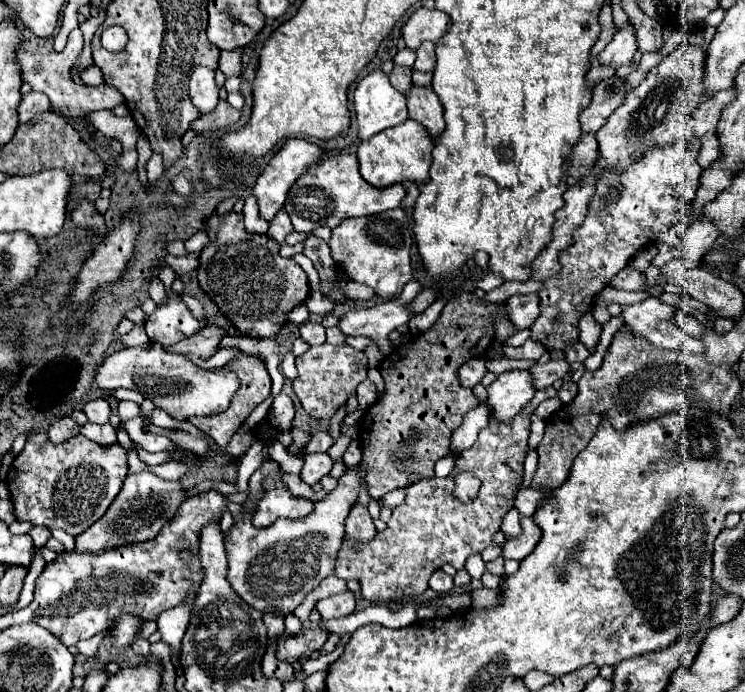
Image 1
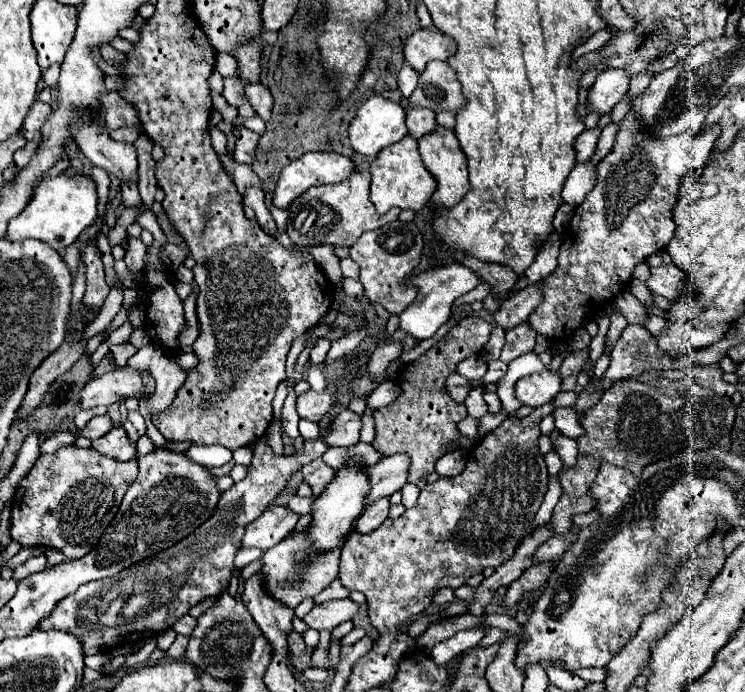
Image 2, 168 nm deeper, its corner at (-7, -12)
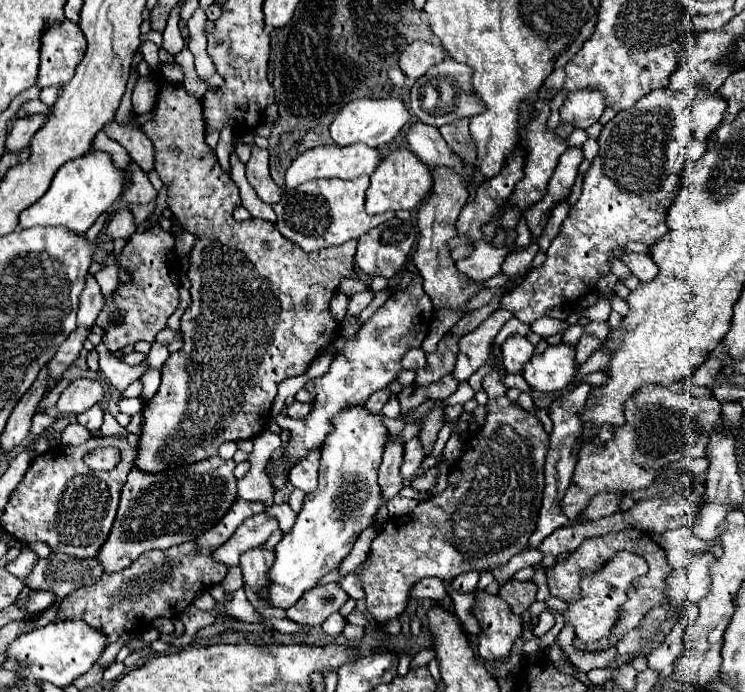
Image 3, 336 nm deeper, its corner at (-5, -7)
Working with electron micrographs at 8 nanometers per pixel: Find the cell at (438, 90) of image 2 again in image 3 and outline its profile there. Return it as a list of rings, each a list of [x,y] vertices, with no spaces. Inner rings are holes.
[[[446,59],[434,67],[430,67],[422,77],[418,77],[414,81],[414,85],[410,89],[410,99],[408,99],[410,109],[422,123],[428,123],[434,127],[482,113],[484,107],[476,101],[476,97],[472,93],[470,75],[472,75],[472,69],[454,59]]]

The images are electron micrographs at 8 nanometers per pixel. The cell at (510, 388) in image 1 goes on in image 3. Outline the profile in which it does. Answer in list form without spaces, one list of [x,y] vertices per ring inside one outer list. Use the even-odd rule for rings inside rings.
[[[564,343],[556,347],[546,347],[544,353],[532,357],[522,371],[522,377],[530,385],[530,389],[540,393],[552,393],[564,389],[572,377],[576,375],[574,363],[574,347]]]

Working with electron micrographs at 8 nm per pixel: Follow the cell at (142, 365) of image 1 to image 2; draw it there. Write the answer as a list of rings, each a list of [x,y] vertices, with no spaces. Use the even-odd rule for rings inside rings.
[[[122,368],[112,370],[104,376],[94,376],[88,384],[80,390],[80,408],[96,408],[96,406],[110,406],[120,402],[126,396],[140,398],[144,392],[144,378],[138,370]]]

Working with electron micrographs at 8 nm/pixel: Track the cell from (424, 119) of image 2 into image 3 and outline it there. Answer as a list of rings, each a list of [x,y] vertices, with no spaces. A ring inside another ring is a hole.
[[[422,121],[412,123],[408,135],[408,145],[410,149],[428,165],[428,167],[438,167],[446,165],[456,171],[462,171],[462,163],[456,159],[456,155],[448,149],[444,137],[440,131],[432,125],[426,125]]]

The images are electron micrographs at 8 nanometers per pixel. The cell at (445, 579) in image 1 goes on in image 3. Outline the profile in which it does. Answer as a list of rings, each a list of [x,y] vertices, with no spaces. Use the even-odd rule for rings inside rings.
[[[426,577],[426,579],[418,581],[418,585],[414,585],[412,597],[416,597],[416,599],[442,601],[442,599],[446,597],[446,585],[444,585],[444,581],[440,581],[440,579]]]

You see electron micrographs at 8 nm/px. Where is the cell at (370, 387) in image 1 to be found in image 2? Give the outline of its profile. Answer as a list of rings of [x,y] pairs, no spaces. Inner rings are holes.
[[[386,380],[386,382],[382,382],[372,394],[370,394],[370,398],[368,398],[368,404],[372,406],[372,408],[380,408],[380,406],[386,406],[386,404],[392,404],[398,396],[402,394],[402,390],[400,390],[400,386],[396,384],[396,380]]]

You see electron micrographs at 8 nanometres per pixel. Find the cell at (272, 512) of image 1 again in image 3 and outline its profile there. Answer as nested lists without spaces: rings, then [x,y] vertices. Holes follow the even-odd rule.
[[[266,511],[264,513],[258,513],[254,517],[248,517],[238,529],[236,533],[220,547],[214,551],[214,559],[232,567],[232,565],[238,565],[238,559],[244,551],[248,549],[254,549],[254,547],[260,547],[268,541],[268,537],[278,531],[280,525],[278,525],[278,519],[268,515]]]

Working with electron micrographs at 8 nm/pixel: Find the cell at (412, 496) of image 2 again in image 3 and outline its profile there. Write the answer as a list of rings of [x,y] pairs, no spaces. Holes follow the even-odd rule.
[[[440,456],[438,463],[434,467],[432,467],[432,469],[428,469],[428,471],[426,471],[426,473],[423,476],[413,479],[410,487],[421,491],[428,491],[432,489],[437,483],[439,473],[438,467],[441,461],[442,456]]]

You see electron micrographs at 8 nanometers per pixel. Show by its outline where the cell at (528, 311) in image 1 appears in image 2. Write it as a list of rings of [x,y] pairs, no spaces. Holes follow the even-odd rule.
[[[528,322],[512,328],[510,332],[506,332],[506,344],[502,348],[500,360],[502,362],[512,362],[522,354],[528,354],[534,350],[536,344],[536,332],[528,326]]]

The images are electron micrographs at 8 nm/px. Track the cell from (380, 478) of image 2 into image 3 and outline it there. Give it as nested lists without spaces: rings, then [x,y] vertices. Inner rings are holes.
[[[414,437],[412,441],[404,443],[404,455],[402,455],[402,465],[400,465],[400,475],[404,481],[412,479],[422,463],[424,455],[422,455],[422,447],[418,443],[418,439]]]

